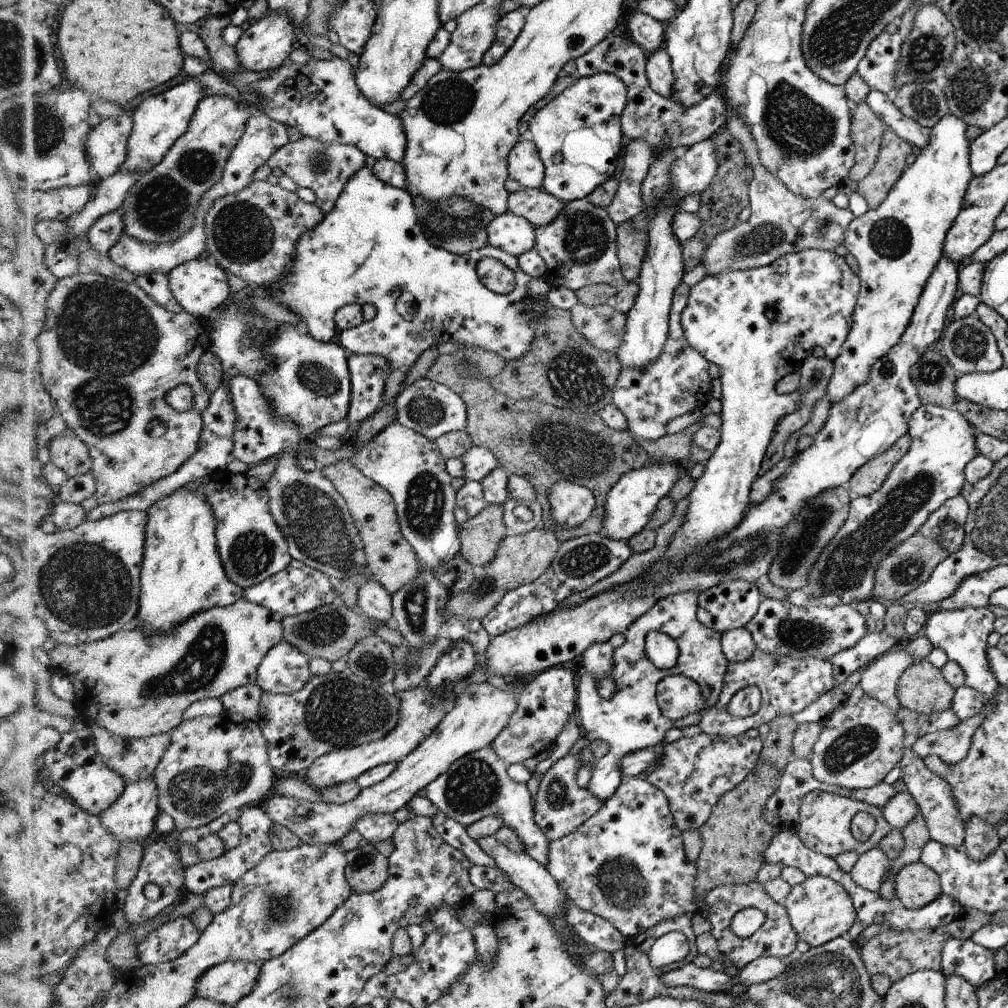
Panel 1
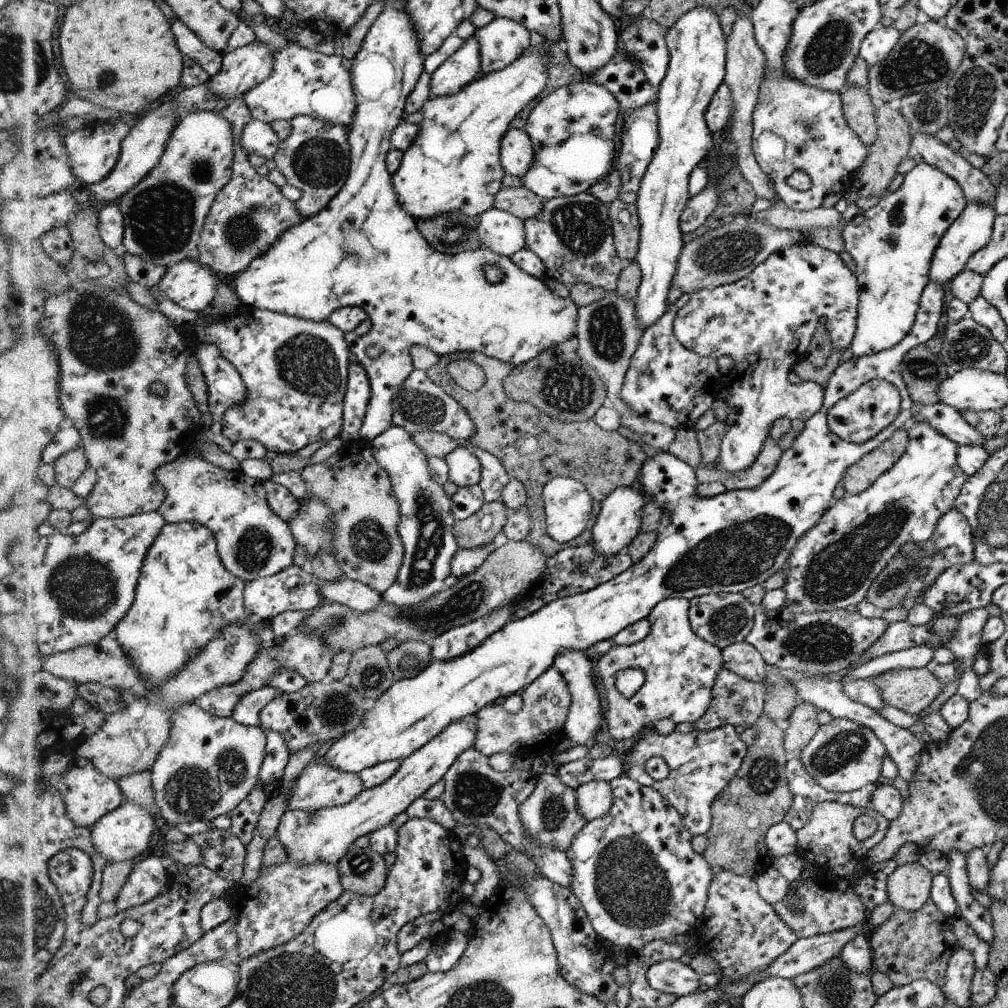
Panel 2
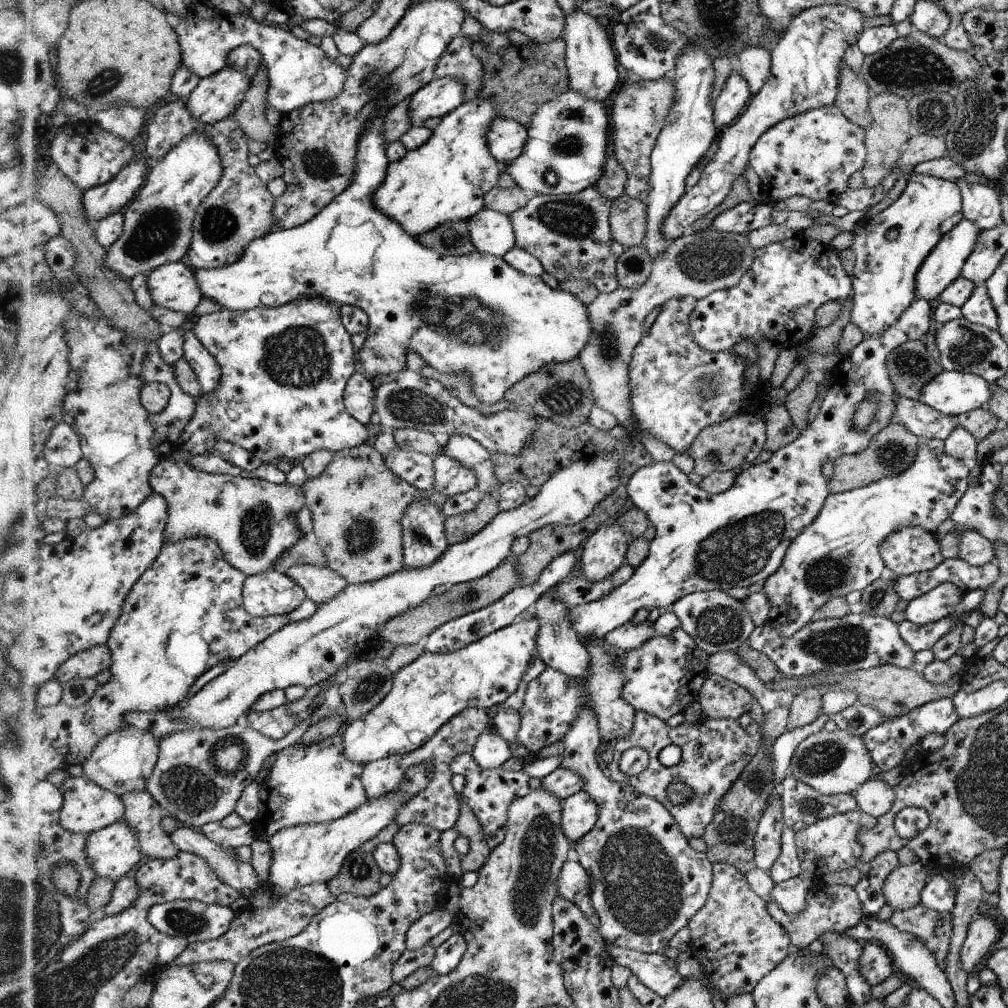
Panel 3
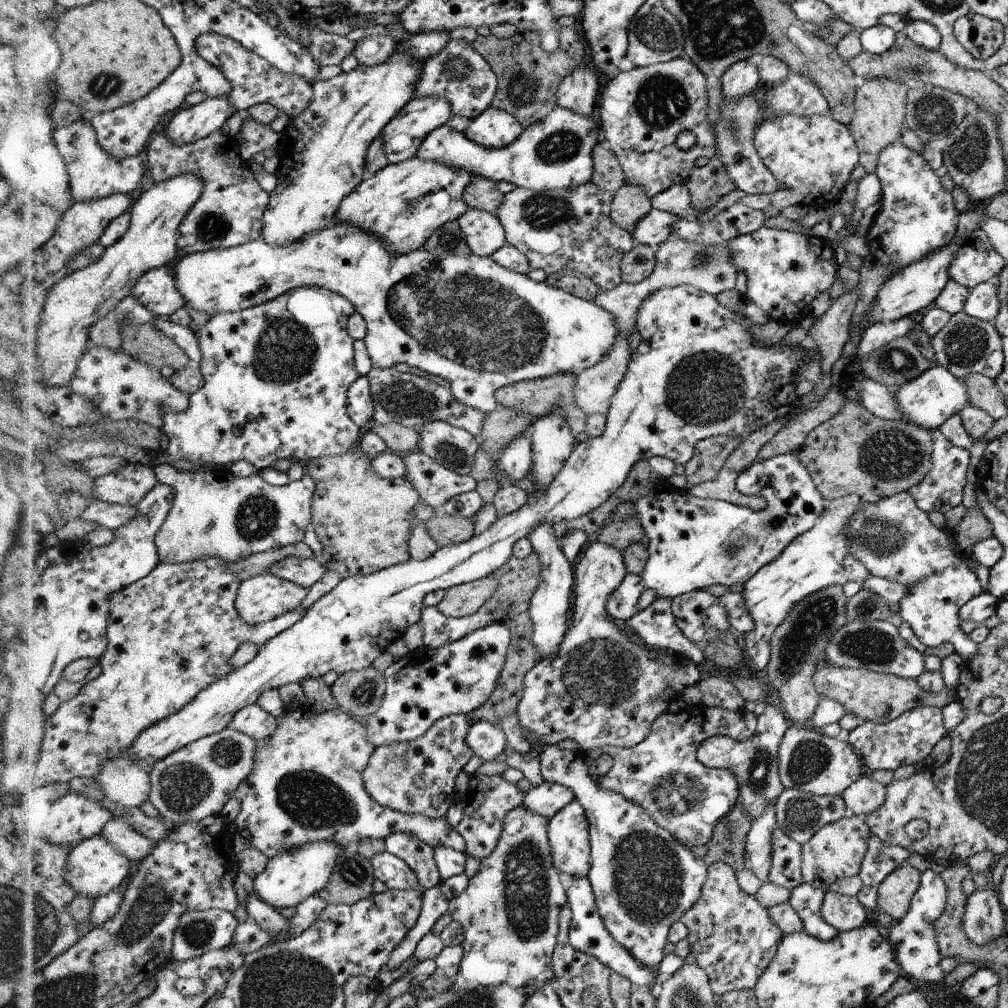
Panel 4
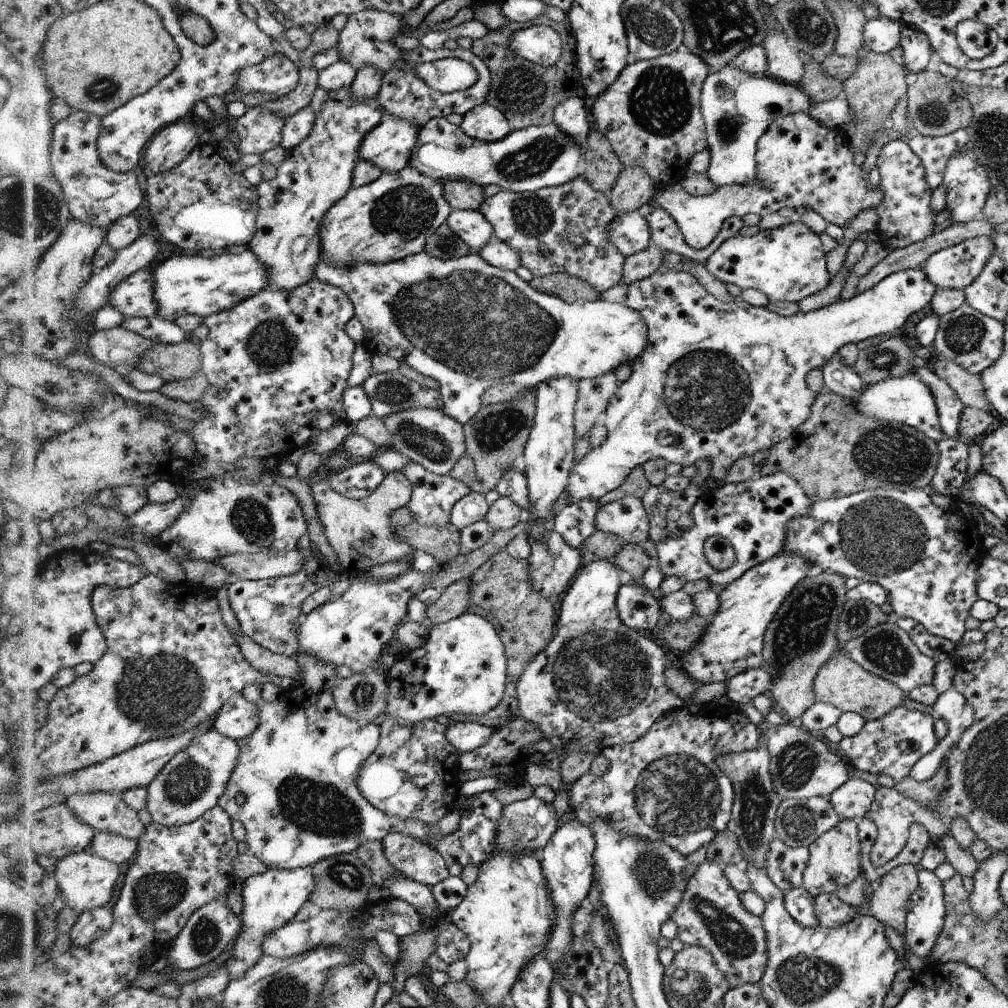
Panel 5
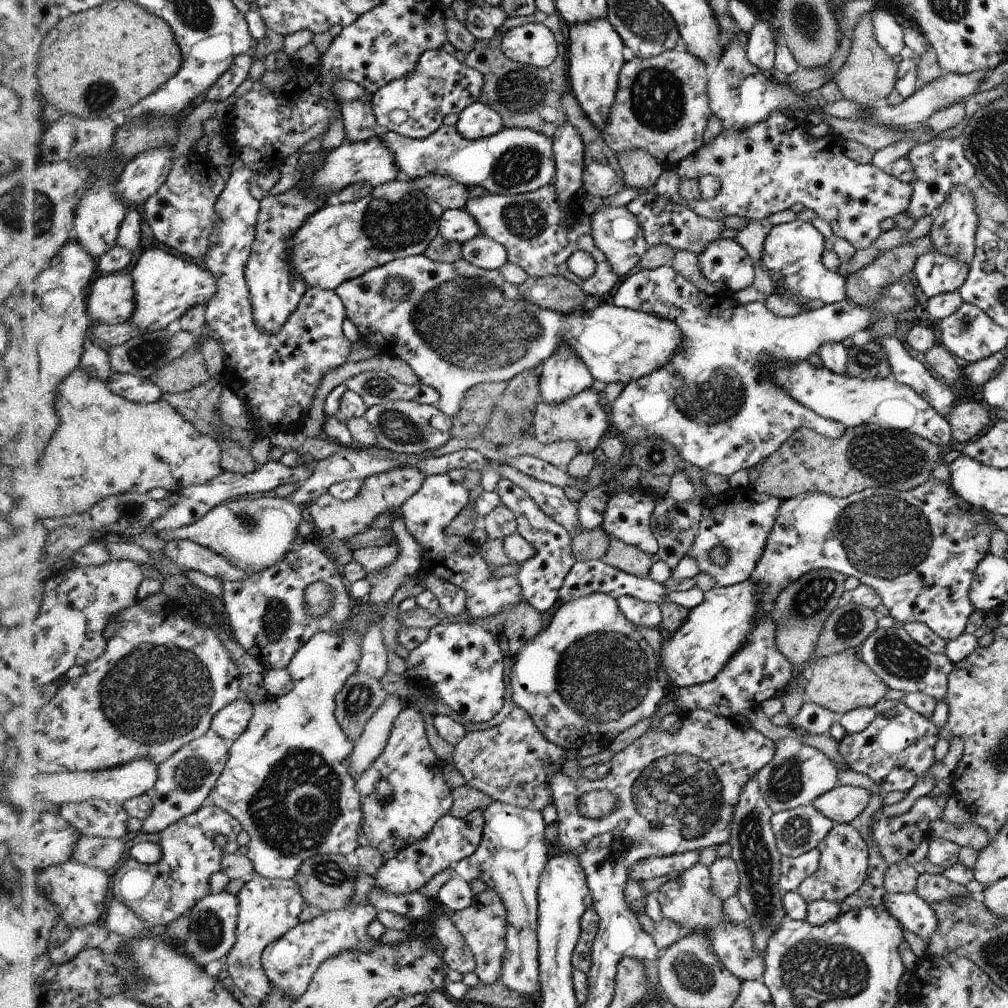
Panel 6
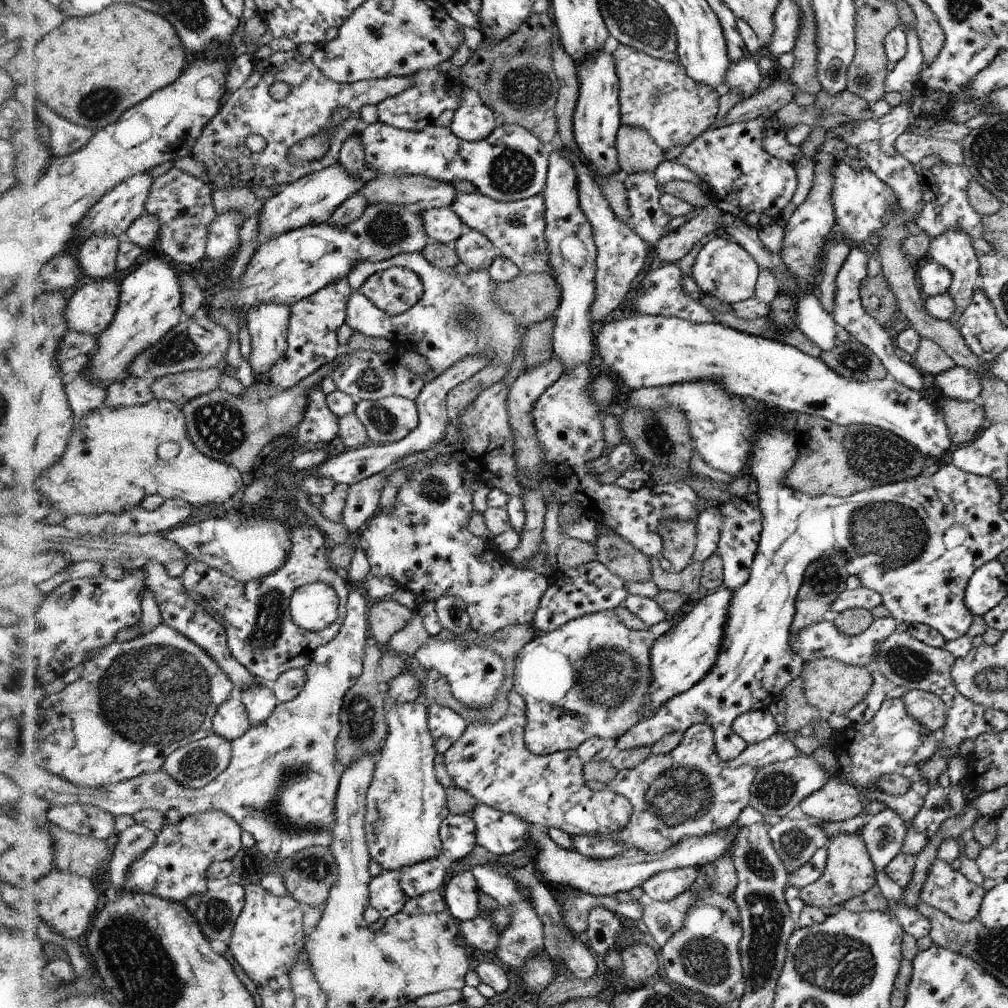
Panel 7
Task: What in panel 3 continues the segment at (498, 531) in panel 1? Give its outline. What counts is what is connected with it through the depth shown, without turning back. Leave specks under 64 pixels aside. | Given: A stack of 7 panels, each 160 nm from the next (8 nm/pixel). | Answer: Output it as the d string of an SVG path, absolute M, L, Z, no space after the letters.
M486 493L472 512L447 518L446 536L450 546L478 534L500 511L496 494Z

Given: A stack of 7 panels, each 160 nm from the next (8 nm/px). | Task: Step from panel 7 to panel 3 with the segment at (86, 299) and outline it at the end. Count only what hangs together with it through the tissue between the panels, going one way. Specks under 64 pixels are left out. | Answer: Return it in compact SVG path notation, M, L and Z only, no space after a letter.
M181 261L165 264L152 271L149 274L149 287L155 305L187 315L196 312L205 294L195 272L195 269Z

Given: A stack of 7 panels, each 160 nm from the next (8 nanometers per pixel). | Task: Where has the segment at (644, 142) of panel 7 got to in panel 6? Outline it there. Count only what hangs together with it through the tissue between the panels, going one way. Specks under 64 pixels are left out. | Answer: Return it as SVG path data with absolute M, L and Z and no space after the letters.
M642 149L619 152L617 159L629 187L650 190L665 171L658 157Z

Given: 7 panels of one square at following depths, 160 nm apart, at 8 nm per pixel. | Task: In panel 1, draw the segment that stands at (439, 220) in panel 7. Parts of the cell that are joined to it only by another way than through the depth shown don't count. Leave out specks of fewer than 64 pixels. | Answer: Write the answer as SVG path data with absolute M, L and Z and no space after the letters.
M510 210L495 215L487 226L489 244L517 258L534 248L535 236L536 226Z

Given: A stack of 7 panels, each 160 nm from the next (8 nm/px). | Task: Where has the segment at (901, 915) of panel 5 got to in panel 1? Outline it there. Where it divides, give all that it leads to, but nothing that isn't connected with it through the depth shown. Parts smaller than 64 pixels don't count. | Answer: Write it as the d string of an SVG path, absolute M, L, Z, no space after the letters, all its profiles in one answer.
M922 861L903 866L894 877L896 899L908 909L921 909L943 894L942 881L935 869Z

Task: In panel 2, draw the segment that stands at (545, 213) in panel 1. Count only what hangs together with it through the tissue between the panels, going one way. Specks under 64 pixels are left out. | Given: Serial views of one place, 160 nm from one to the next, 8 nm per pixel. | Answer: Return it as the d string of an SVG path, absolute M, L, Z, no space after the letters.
M526 186L504 187L496 196L494 208L512 213L526 221L538 215L543 204L544 199Z

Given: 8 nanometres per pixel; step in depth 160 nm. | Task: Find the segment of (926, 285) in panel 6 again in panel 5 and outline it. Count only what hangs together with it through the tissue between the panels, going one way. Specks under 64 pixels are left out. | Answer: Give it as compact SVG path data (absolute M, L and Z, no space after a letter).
M976 237L957 245L946 247L931 254L920 266L930 282L935 284L936 290L956 289L963 290L981 273L995 244L990 237Z

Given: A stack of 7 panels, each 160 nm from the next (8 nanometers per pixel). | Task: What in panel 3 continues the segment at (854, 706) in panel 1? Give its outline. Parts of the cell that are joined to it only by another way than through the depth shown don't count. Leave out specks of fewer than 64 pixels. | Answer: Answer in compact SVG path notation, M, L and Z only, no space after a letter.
M822 729L797 744L790 761L789 772L794 778L826 796L852 794L868 779L874 778L872 762L870 750L862 736L853 735L842 729L835 731Z

